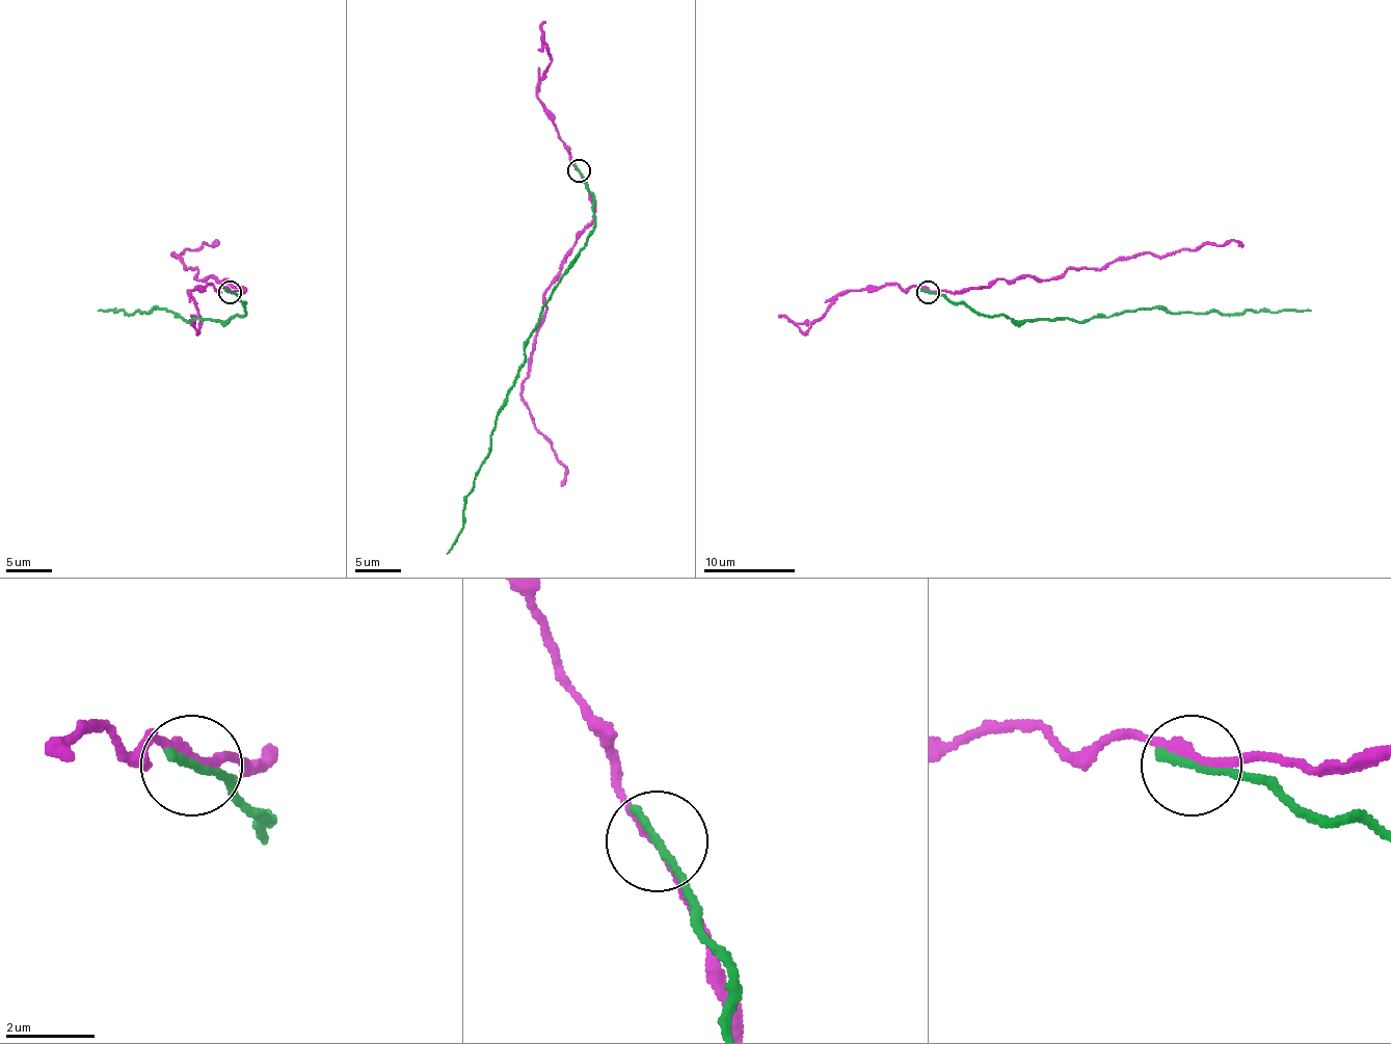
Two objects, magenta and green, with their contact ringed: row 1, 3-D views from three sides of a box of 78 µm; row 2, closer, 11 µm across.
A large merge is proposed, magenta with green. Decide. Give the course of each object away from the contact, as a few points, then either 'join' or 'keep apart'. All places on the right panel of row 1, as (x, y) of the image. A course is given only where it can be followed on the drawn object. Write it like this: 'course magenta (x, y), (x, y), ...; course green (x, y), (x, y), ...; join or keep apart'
course magenta (929, 291), (1032, 275), (1047, 279), (1203, 243), (1235, 241), (1242, 247); course green (929, 291), (990, 317), (1004, 314), (1015, 321), (1091, 319), (1157, 308), (1174, 312), (1311, 310); keep apart

